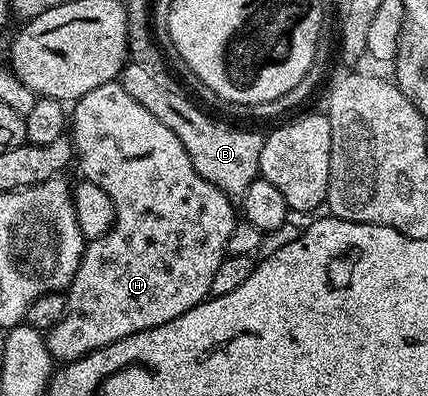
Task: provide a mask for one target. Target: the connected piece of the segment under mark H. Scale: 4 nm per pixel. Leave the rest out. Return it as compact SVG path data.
M114 80L107 84L99 84L99 88L94 88L92 92L87 92L87 96L78 98L76 102L72 103L71 141L75 151L76 165L81 165L80 177L84 181L103 188L103 192L107 192L107 196L111 196L111 204L115 208L115 220L105 235L92 239L86 245L85 255L81 257L73 283L69 285L67 291L65 315L47 331L45 342L50 350L50 356L61 364L78 362L83 356L87 356L99 348L107 348L135 332L143 332L147 328L167 324L171 320L175 320L175 316L183 316L183 312L204 302L206 298L210 297L211 280L214 279L219 264L223 264L223 260L227 257L231 232L239 221L234 199L230 195L224 194L219 188L215 188L215 184L203 180L203 176L199 176L199 172L195 172L195 168L191 164L191 156L187 156L187 148L183 148L183 144L179 144L179 136L175 136L175 132L171 132L171 128L167 128L167 124L155 120L155 116L151 116L151 112L147 112L147 108L143 108L143 104L139 104L139 100L134 100L127 93L127 88L123 88L120 81Z

